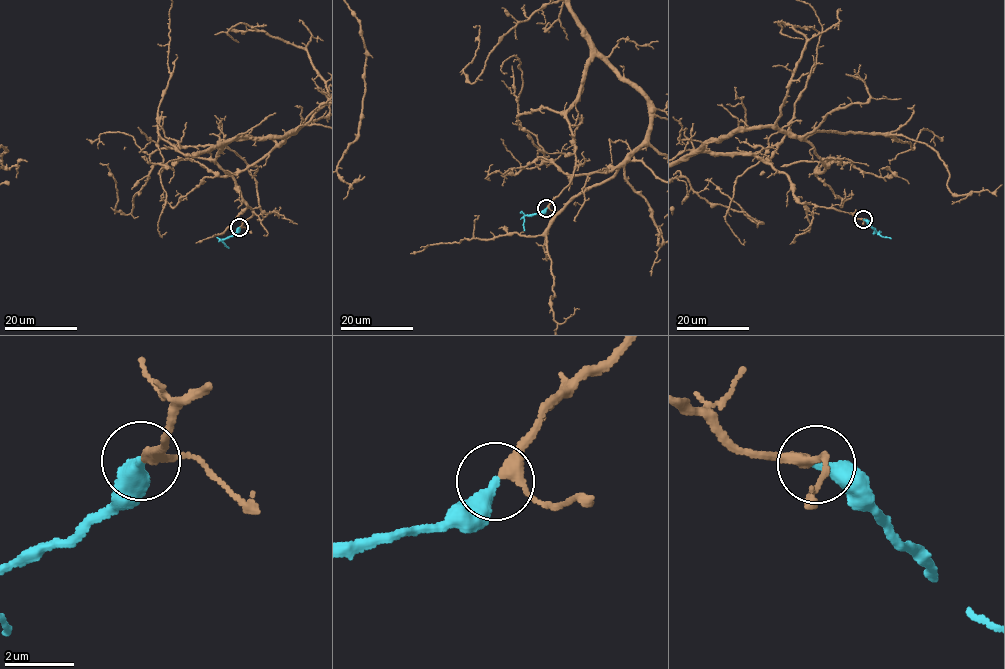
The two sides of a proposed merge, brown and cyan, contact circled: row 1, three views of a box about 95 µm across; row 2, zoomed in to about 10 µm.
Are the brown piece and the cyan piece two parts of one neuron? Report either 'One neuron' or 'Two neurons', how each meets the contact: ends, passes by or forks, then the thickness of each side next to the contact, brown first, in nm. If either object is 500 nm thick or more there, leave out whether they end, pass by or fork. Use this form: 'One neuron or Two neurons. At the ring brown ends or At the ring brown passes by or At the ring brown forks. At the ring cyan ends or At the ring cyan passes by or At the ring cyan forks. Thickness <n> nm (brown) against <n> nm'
One neuron. At the ring brown passes by. At the ring cyan ends. Thickness 280 nm (brown) against 420 nm

